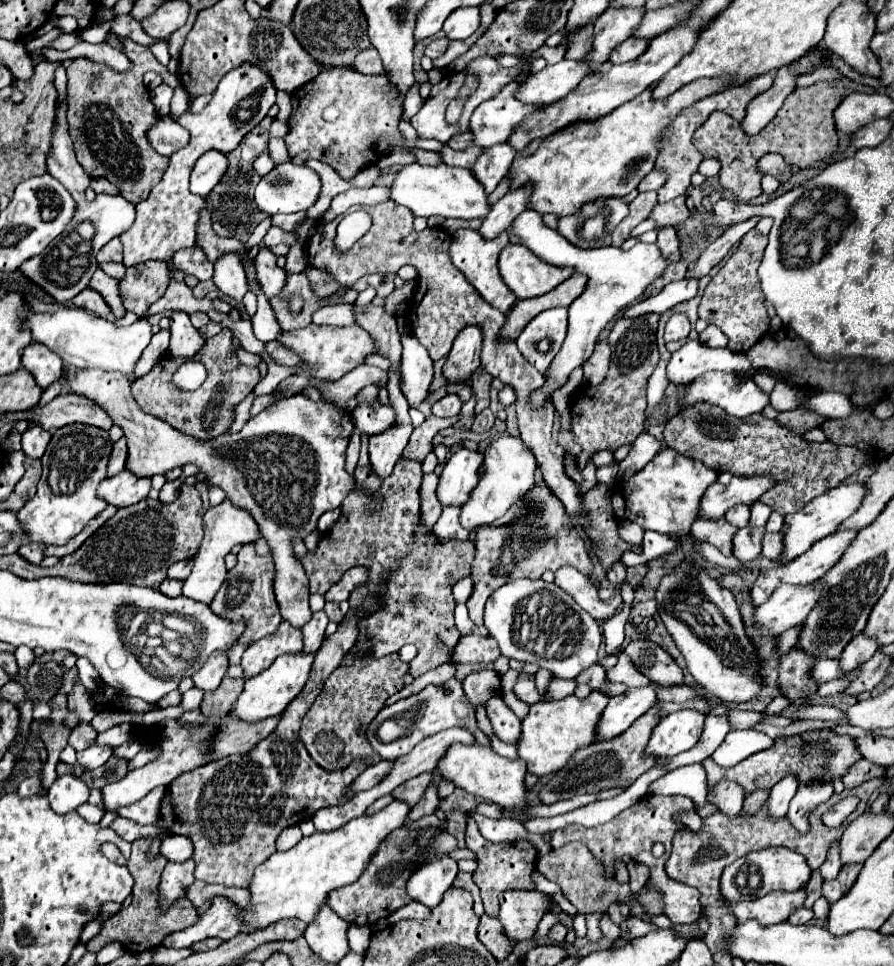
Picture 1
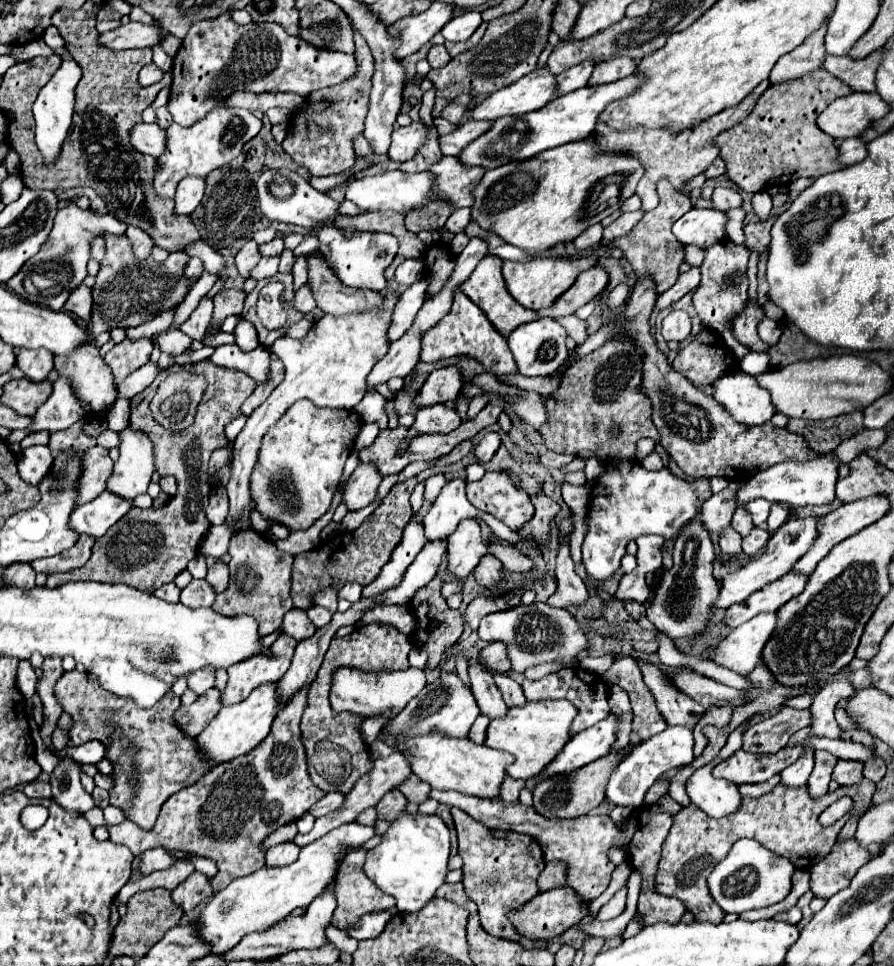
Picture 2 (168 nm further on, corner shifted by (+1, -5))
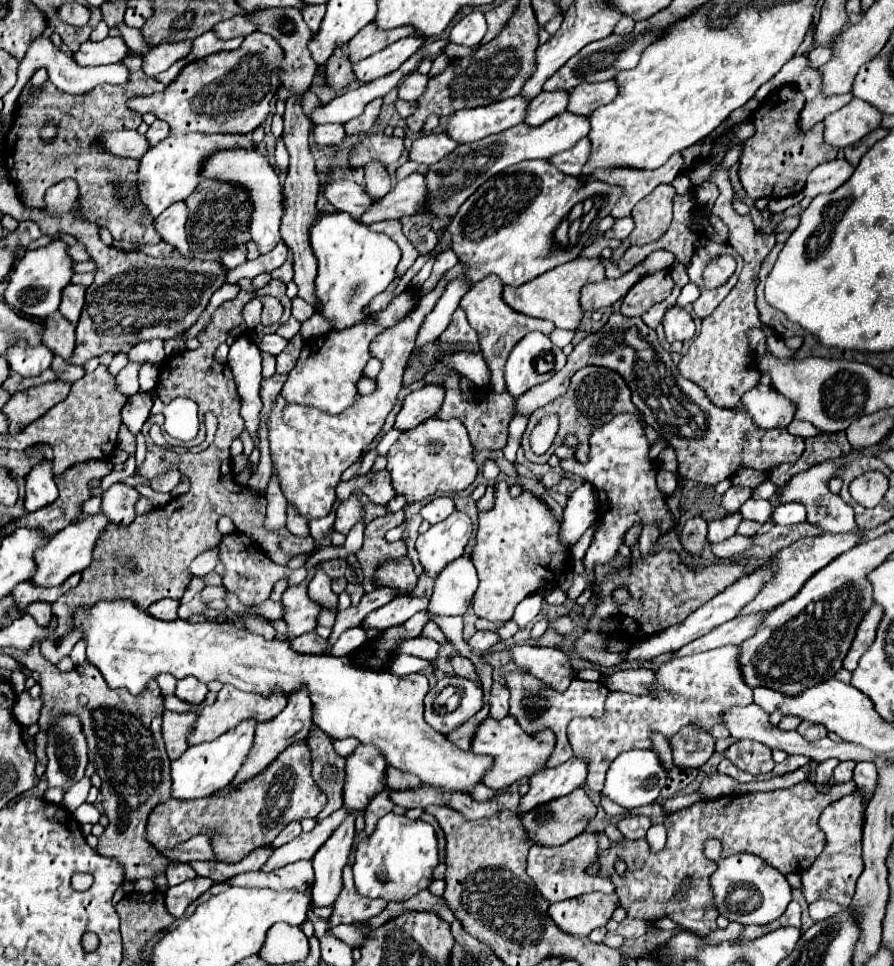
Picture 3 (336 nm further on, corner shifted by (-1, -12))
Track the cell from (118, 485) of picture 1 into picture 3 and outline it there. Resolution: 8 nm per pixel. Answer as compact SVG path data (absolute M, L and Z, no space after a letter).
M98 513L94 517L68 525L66 529L58 531L54 537L50 537L50 541L46 543L46 549L42 549L42 553L38 553L38 557L34 557L34 561L38 561L38 571L34 573L30 583L38 585L38 587L56 587L56 585L62 585L70 575L82 573L90 565L92 549L96 545L98 535L102 533L102 529L106 525L108 525L108 519L102 513Z

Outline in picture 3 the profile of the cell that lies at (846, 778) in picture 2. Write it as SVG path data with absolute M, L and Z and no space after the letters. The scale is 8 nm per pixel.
M844 761L844 763L838 763L838 767L834 769L834 781L838 783L846 783L852 779L852 771L854 771L854 761Z

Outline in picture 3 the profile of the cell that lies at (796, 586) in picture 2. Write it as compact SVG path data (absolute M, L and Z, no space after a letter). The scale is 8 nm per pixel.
M756 613L756 615L748 615L748 617L734 617L734 619L718 625L716 629L712 629L704 637L700 637L700 639L688 643L686 647L674 651L672 657L694 655L694 653L718 649L724 645L738 645L740 641L744 641L746 637L752 637L756 633L756 627L760 625L762 615L766 615L766 613Z

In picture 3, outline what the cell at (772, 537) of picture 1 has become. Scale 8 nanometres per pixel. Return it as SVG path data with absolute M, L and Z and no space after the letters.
M734 535L722 543L710 543L710 551L720 557L720 559L736 559L740 557L748 547L752 547L752 539L750 537L742 537L742 535Z

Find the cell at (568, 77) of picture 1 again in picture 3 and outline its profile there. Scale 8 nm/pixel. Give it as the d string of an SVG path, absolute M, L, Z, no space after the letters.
M520 95L478 109L462 109L448 117L446 135L458 143L474 143L524 121L528 101Z

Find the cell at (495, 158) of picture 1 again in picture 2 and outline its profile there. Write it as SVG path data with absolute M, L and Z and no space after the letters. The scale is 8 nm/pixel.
M446 156L438 164L434 164L430 172L436 174L436 190L440 192L440 196L448 198L454 208L462 208L472 206L472 190L480 184L480 178L484 178L484 172L488 170L484 170L482 166L464 166L456 156Z

